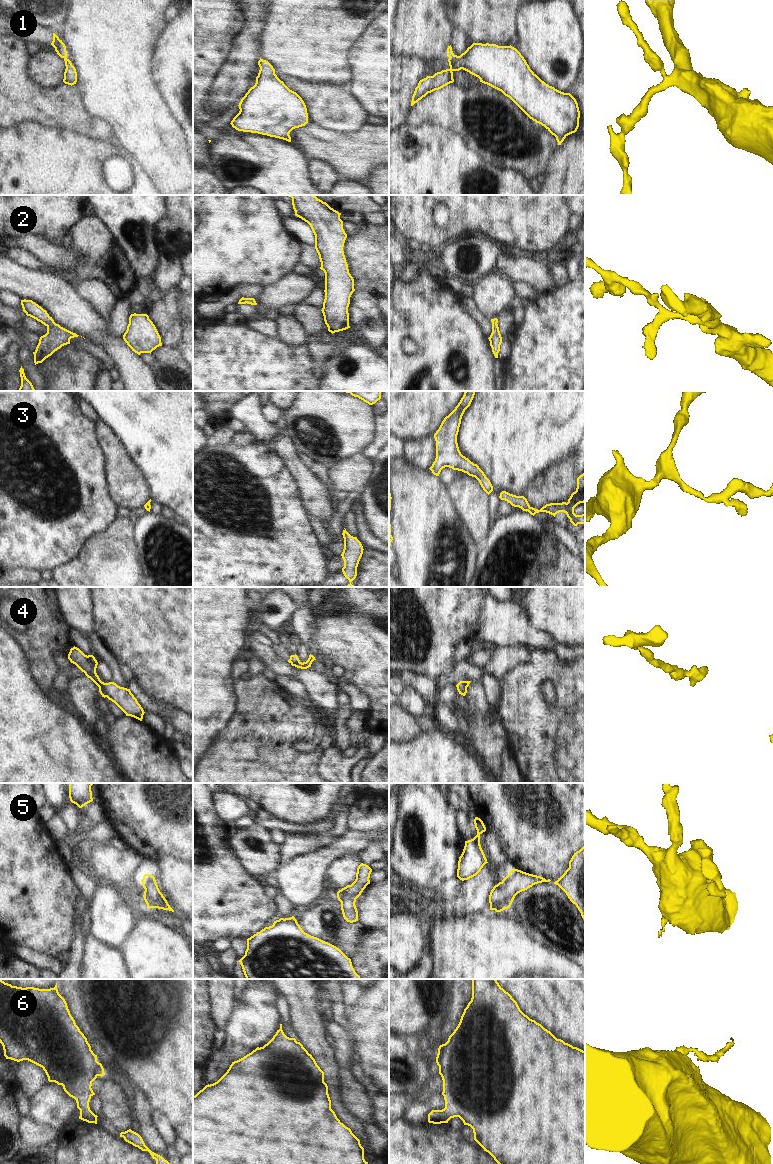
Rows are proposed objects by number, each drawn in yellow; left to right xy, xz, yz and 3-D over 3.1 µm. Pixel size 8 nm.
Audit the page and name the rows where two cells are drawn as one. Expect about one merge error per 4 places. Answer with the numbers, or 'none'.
4

